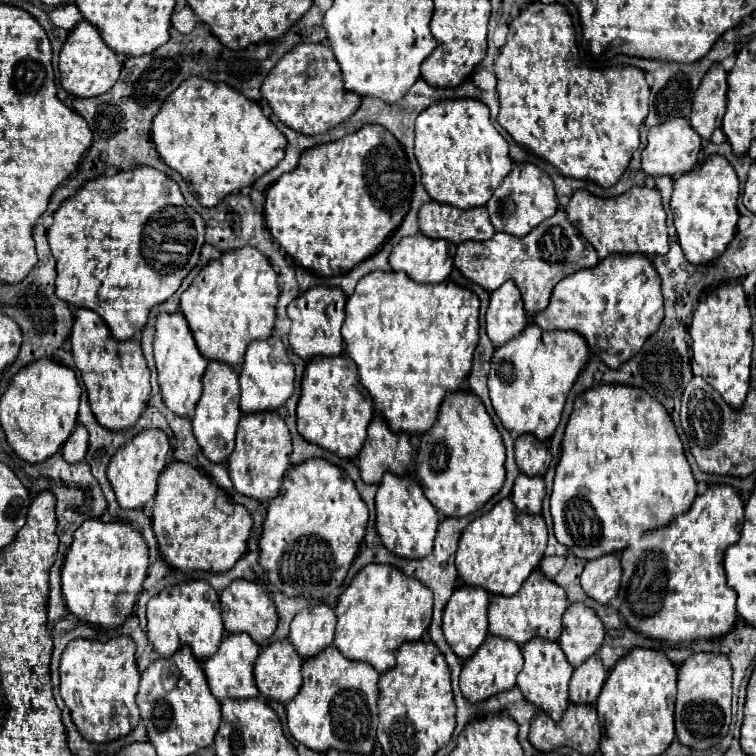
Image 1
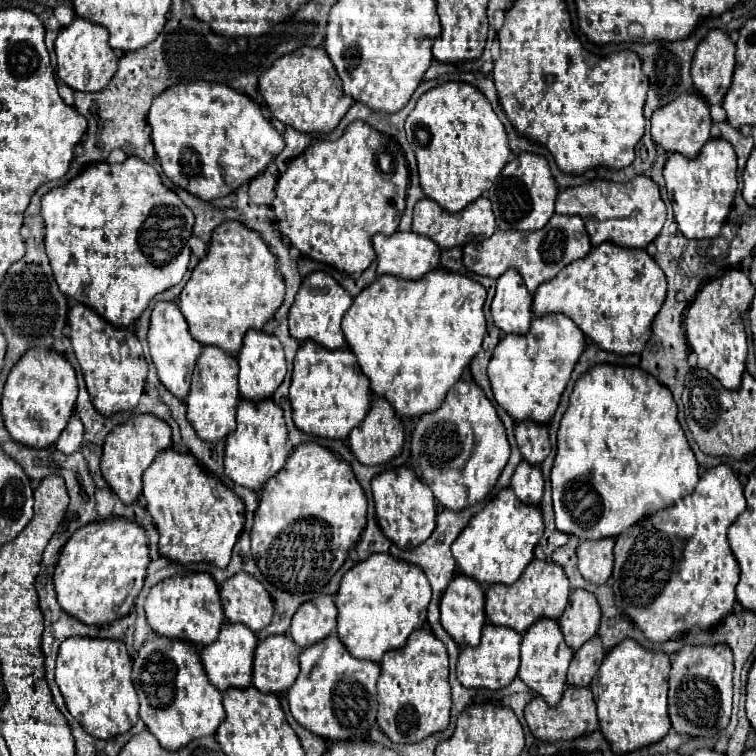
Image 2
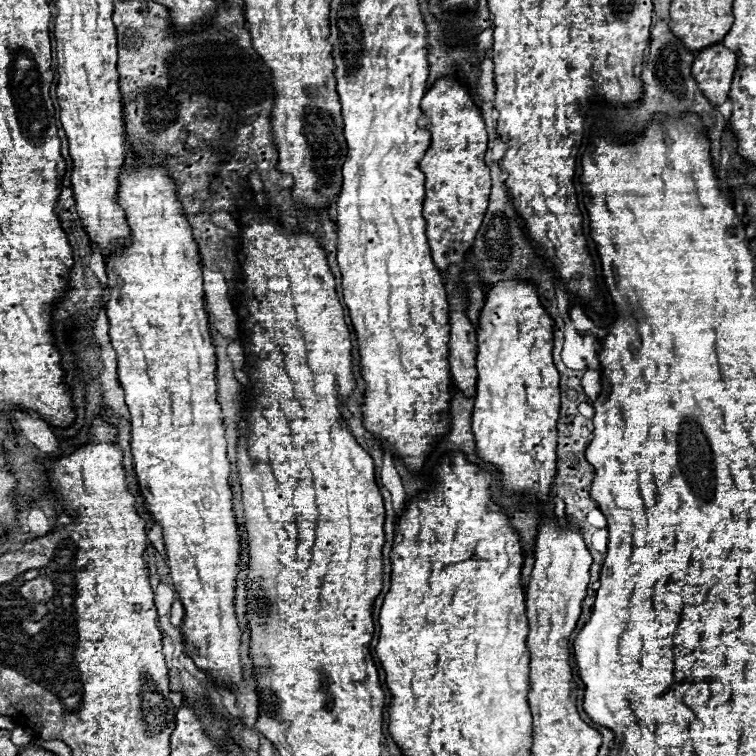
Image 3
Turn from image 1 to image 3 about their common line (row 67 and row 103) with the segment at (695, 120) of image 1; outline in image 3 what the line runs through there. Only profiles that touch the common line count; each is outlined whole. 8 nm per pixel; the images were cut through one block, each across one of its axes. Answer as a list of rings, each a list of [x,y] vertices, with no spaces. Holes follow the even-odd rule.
[[[722,42],[700,50],[692,64],[692,74],[700,90],[706,94],[706,98],[710,98],[714,106],[726,102],[734,70],[736,54],[728,50]]]

